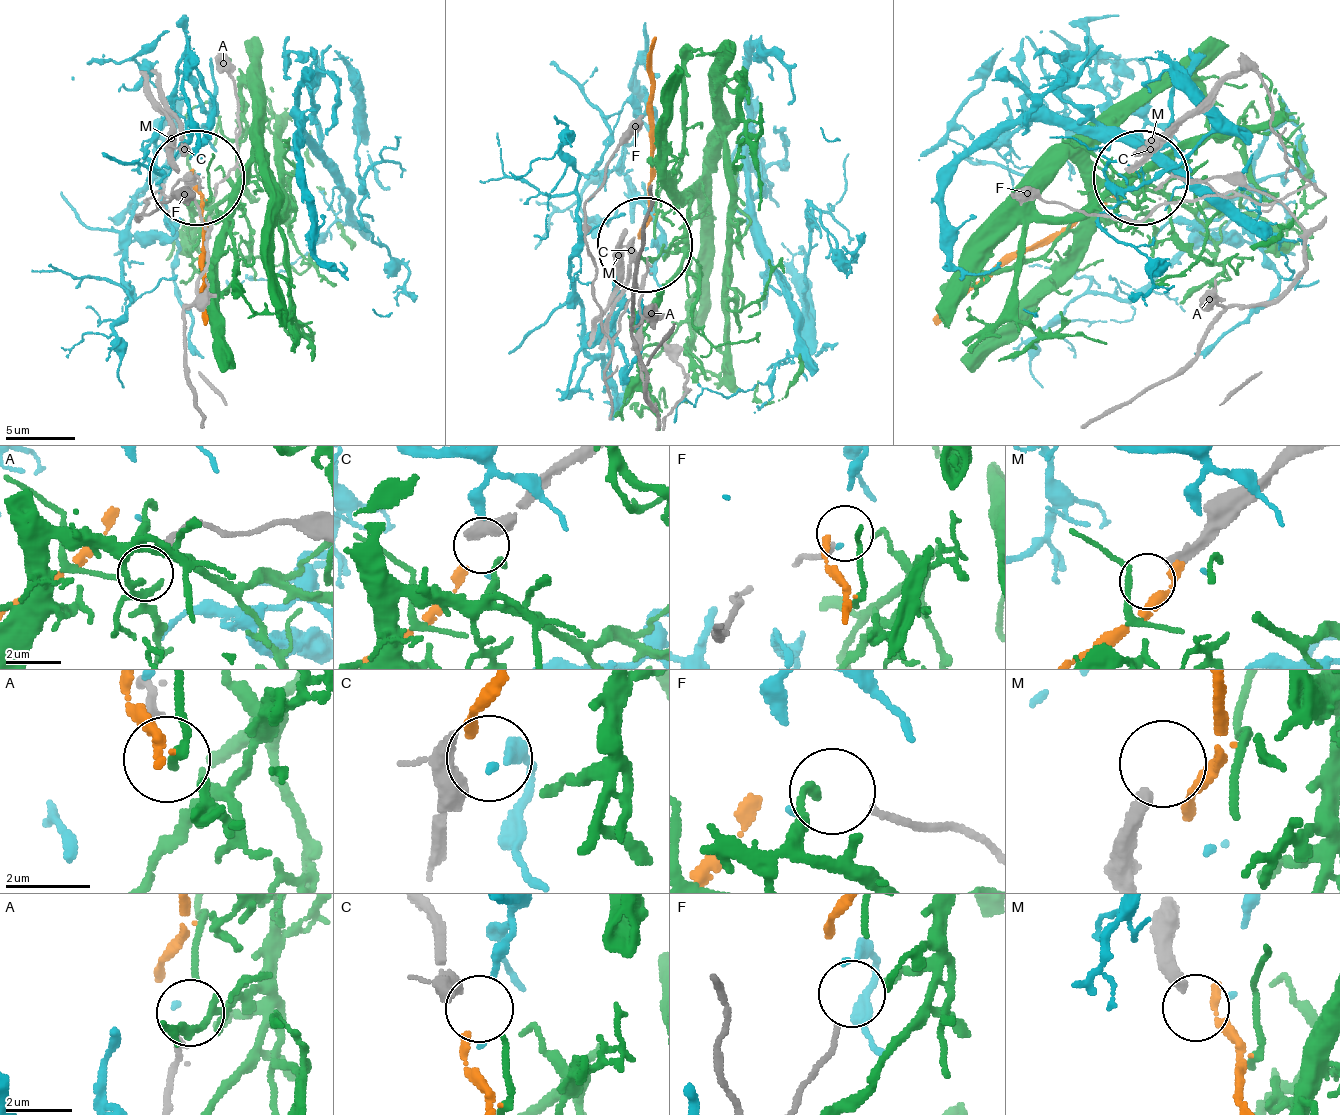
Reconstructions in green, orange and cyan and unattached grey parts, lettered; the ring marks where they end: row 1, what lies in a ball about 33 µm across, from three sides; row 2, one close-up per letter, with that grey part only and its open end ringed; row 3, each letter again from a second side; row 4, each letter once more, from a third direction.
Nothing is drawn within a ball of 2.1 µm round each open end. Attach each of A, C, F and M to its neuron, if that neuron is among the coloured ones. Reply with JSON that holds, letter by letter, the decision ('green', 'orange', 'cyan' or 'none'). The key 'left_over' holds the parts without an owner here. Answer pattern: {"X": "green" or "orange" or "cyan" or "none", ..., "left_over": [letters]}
{"A": "none", "C": "orange", "F": "none", "M": "none", "left_over": ["A", "F", "M"]}

